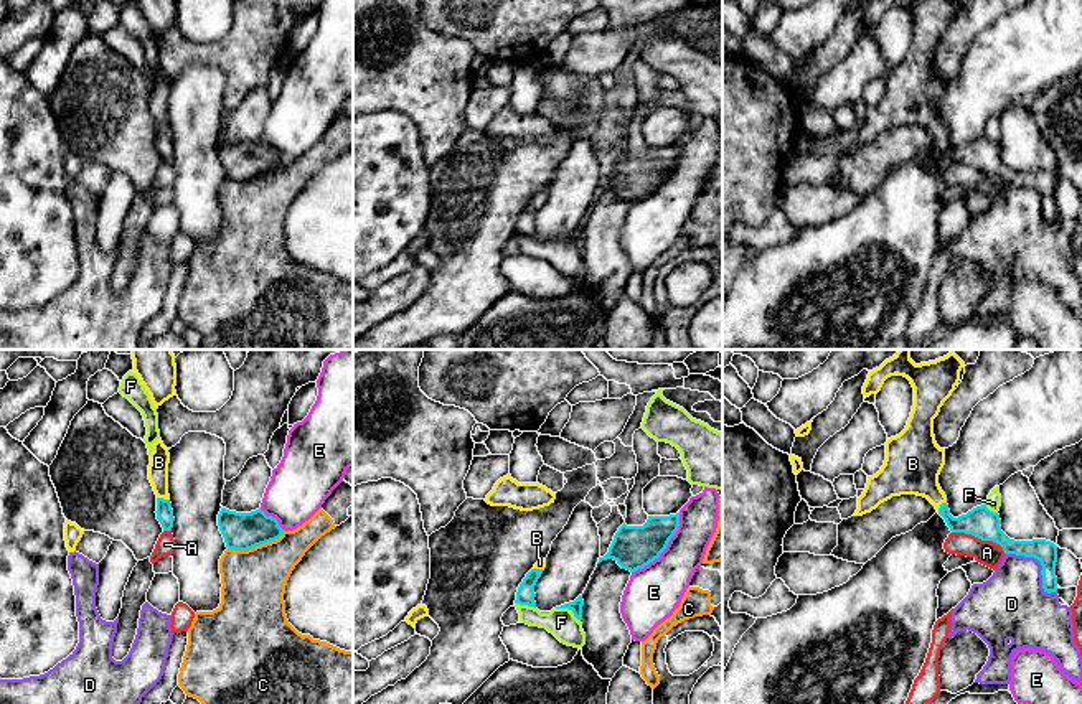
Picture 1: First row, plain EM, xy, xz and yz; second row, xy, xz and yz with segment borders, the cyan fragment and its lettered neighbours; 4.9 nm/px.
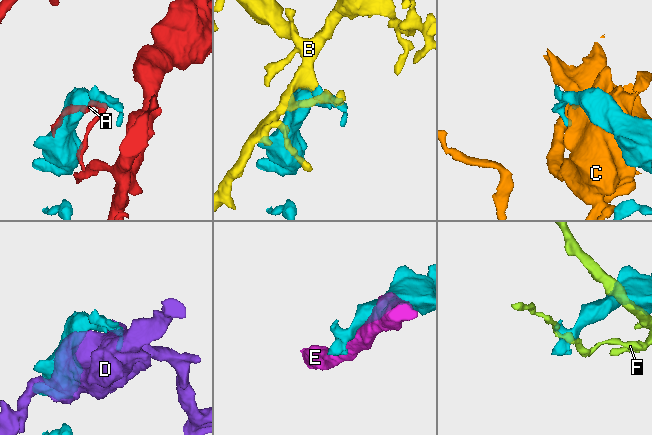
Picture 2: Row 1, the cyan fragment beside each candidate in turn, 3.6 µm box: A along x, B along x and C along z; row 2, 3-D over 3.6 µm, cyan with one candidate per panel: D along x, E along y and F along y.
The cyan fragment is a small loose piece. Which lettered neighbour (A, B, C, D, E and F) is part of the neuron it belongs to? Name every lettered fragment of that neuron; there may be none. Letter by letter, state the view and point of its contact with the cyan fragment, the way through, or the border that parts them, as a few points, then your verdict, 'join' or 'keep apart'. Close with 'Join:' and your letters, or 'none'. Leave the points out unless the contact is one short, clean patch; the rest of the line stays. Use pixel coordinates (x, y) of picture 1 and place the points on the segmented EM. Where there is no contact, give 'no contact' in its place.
A: meets cyan in yz at (980, 538); keep apart
B: meets cyan in yz at (940, 506); runs through yz (982, 523), (955, 523), (940, 506), (912, 464); join
C: meets cyan in xy at (256, 544); keep apart
D: meets cyan in yz at (1041, 564); keep apart
E: meets cyan in xz at (665, 548); keep apart
F: meets cyan in xz at (568, 607); keep apart
Join: B

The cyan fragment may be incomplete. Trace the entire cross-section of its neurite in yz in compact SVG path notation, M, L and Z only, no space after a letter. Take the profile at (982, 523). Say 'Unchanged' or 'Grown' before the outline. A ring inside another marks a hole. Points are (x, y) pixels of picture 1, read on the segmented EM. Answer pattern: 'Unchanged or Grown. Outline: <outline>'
Grown. Outline: M899 350L879 368L869 371L863 386L864 399L877 394L884 381L897 374L910 381L914 406L906 429L887 439L884 465L876 475L868 476L854 516L871 513L892 496L924 496L935 506L952 533L993 541L1003 547L1004 554L1037 559L1042 566L1044 592L1057 592L1057 546L1054 542L1046 539L1009 539L1001 531L1000 514L990 511L986 503L958 518L950 514L947 496L939 485L939 475L945 465L945 448L940 448L935 442L934 419L955 391L963 366L965 363L953 351L935 361L915 364L910 359L910 350Z

